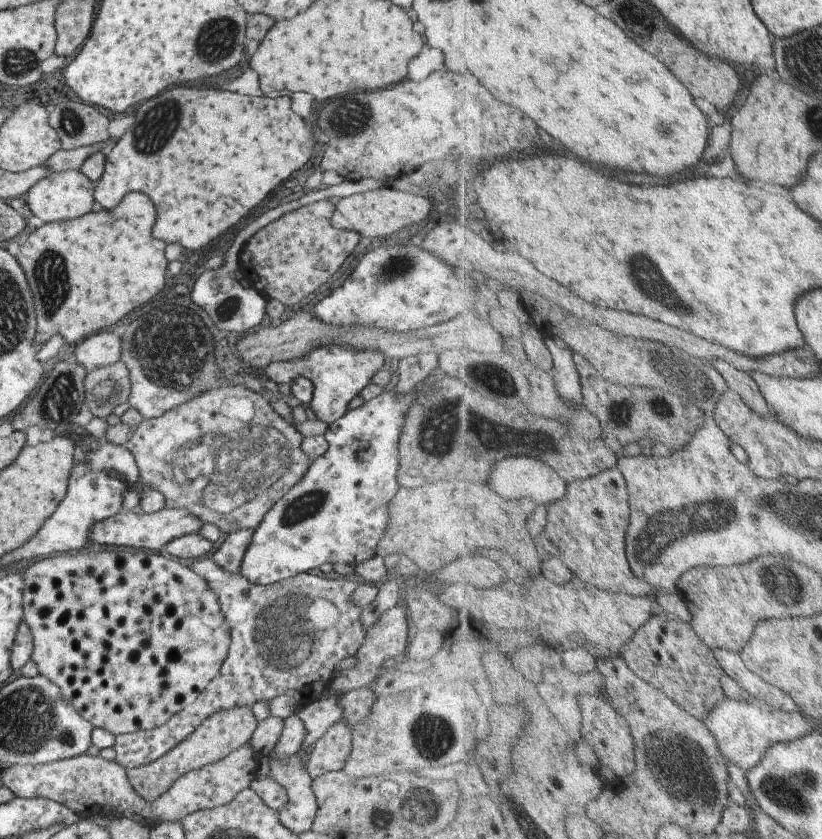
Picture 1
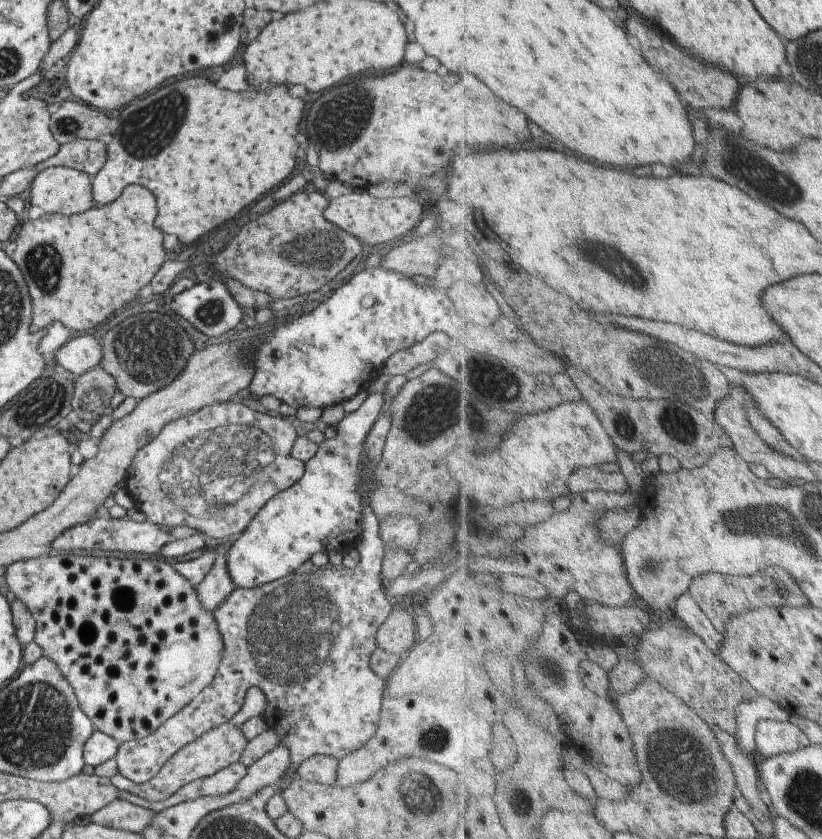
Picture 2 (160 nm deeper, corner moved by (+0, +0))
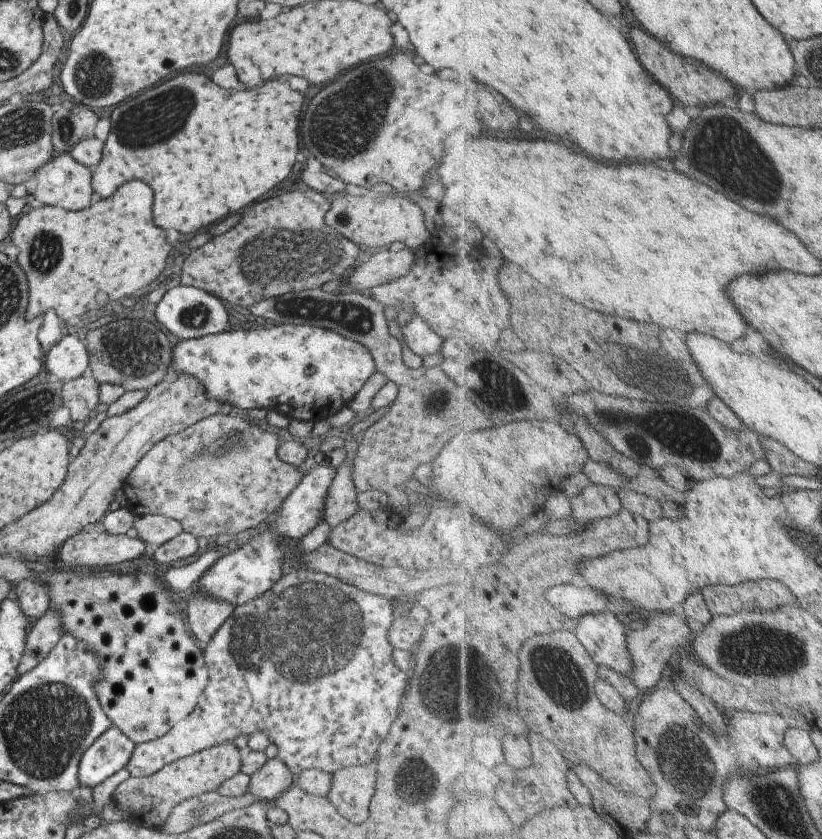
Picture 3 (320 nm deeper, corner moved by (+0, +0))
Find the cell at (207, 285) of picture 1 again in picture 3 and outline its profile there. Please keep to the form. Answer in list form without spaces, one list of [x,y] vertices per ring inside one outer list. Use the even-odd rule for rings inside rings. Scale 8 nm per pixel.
[[[179,285],[174,289],[164,292],[163,297],[156,304],[153,311],[154,317],[163,328],[175,336],[177,341],[198,339],[203,335],[222,333],[227,328],[227,312],[222,302],[211,293],[198,289]]]

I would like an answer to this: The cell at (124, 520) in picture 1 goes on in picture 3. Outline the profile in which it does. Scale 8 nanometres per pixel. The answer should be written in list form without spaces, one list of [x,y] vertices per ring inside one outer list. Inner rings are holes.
[[[82,532],[76,533],[74,536],[68,537],[59,548],[59,558],[66,567],[85,566],[87,570],[90,568],[104,568],[113,566],[121,562],[128,562],[136,559],[145,550],[145,542],[139,540],[137,536],[130,532],[126,534],[107,534],[107,532]]]

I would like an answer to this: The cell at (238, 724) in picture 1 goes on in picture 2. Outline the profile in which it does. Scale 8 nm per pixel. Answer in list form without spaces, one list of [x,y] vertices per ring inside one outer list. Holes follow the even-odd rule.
[[[225,723],[180,748],[170,759],[167,759],[162,764],[155,776],[152,776],[147,782],[135,784],[117,772],[109,778],[110,784],[120,791],[134,794],[151,803],[162,801],[183,785],[211,776],[214,772],[239,761],[245,745],[246,741],[242,732],[231,724]]]

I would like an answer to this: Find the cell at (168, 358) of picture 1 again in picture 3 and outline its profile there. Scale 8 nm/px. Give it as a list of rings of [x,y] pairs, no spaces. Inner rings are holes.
[[[120,318],[86,332],[83,343],[88,354],[88,373],[97,383],[113,383],[126,391],[147,391],[165,378],[172,345],[157,326],[136,318]]]

